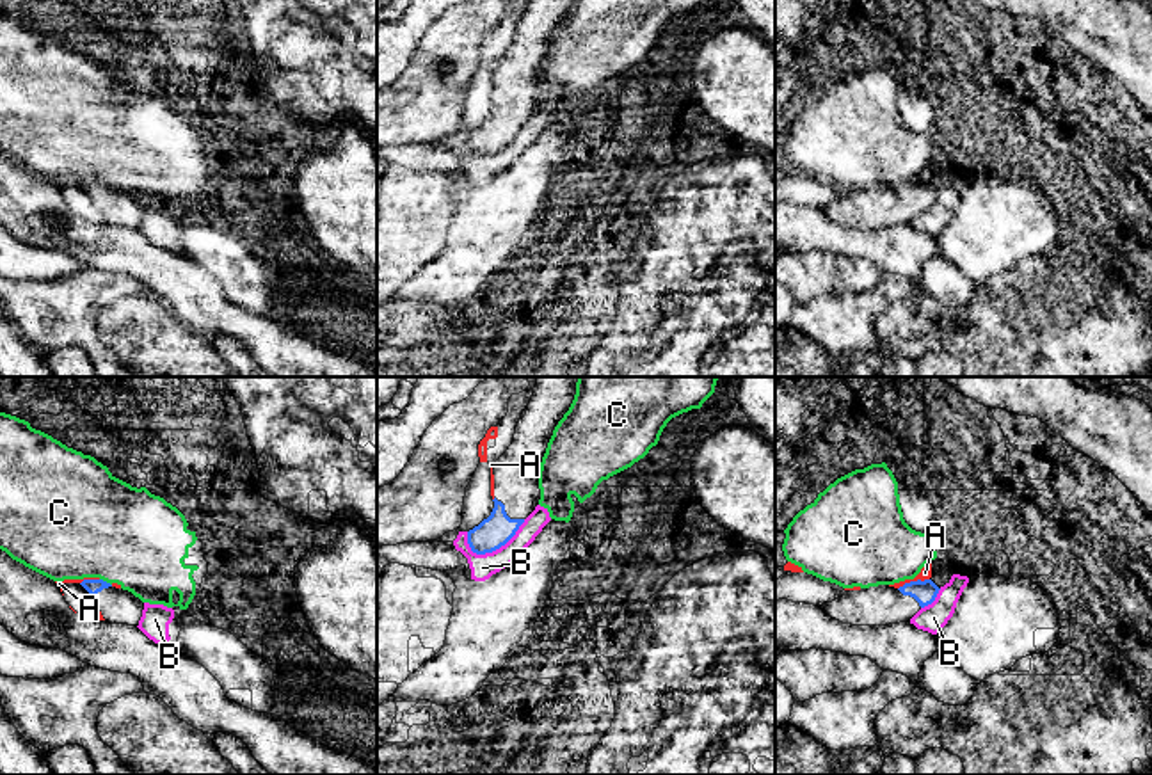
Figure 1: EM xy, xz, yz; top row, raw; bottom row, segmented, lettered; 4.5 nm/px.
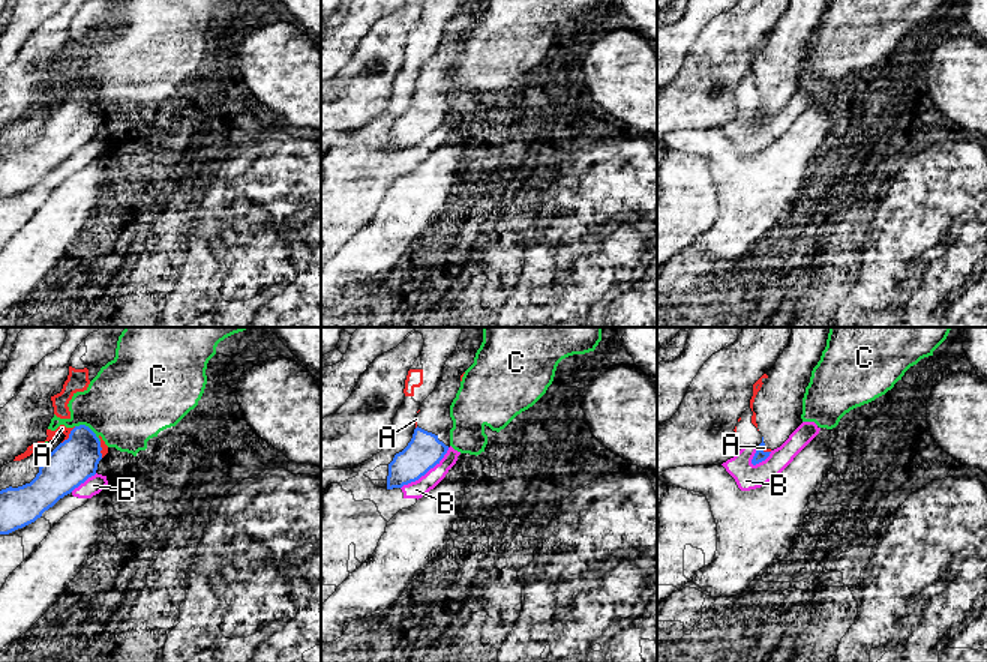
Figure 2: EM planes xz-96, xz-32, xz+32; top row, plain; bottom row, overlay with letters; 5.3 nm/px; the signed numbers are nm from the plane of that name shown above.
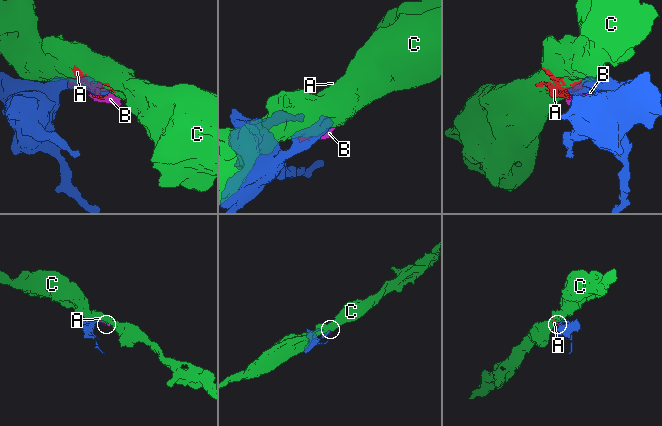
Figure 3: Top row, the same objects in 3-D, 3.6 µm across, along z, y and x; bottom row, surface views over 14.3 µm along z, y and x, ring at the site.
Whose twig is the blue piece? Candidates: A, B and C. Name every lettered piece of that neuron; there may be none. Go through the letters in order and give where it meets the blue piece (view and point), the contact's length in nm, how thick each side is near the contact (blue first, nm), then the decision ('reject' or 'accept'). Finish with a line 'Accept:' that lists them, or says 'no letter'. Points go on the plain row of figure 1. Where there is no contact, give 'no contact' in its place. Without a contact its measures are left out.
A: contact yz (912, 183); length 150 nm; calibres 110 and 50 nm; reject
B: contact xz (496, 150); length 300 nm; calibres 150 and 110 nm; reject
C: contact xy (105, 183); length 70 nm; calibres 70 and 460 nm; reject
Accept: no letter

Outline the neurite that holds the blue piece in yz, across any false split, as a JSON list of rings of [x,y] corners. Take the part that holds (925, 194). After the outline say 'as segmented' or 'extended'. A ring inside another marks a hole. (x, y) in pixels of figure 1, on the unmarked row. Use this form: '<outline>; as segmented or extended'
[[[917,181],[900,190],[878,187],[860,192],[846,192],[839,201],[820,210],[832,220],[852,228],[889,228],[910,224],[939,196],[932,181]]]; extended

